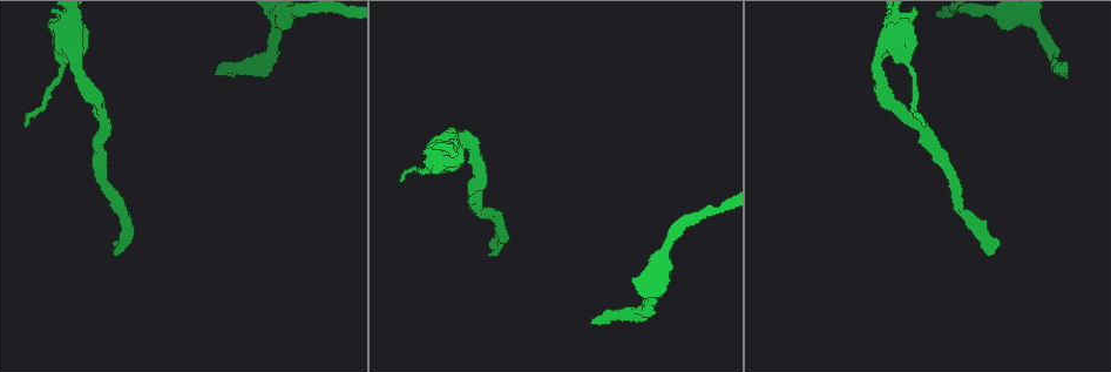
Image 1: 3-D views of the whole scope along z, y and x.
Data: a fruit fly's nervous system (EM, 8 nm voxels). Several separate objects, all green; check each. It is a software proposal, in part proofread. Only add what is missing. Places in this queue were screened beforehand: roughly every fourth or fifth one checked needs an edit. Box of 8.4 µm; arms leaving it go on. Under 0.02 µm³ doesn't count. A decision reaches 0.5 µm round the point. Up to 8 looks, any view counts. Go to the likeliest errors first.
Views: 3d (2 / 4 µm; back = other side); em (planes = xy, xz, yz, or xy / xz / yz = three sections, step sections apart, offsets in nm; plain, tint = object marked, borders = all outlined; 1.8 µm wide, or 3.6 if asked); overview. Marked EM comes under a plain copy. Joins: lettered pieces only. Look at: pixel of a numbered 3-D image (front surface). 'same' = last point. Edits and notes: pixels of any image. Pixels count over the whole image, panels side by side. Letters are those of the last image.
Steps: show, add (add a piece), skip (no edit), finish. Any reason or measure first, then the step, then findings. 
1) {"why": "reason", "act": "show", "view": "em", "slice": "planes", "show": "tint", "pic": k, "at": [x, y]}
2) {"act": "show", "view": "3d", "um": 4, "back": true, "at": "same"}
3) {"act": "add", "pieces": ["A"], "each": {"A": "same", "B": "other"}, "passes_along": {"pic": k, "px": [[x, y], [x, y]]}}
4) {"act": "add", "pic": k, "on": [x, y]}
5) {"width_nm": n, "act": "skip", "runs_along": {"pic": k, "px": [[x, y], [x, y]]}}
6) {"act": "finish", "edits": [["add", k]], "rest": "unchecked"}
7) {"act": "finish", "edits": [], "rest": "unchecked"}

{"why": "free end", "act": "show", "view": "3d", "um": 4, "pic": 1, "at": [215, 73]}

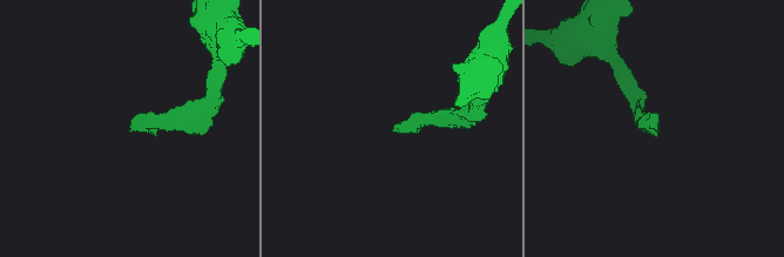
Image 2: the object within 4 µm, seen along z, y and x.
{"act": "show", "view": "em", "slice": "planes", "show": "tint", "pic": 2, "at": [129, 126]}

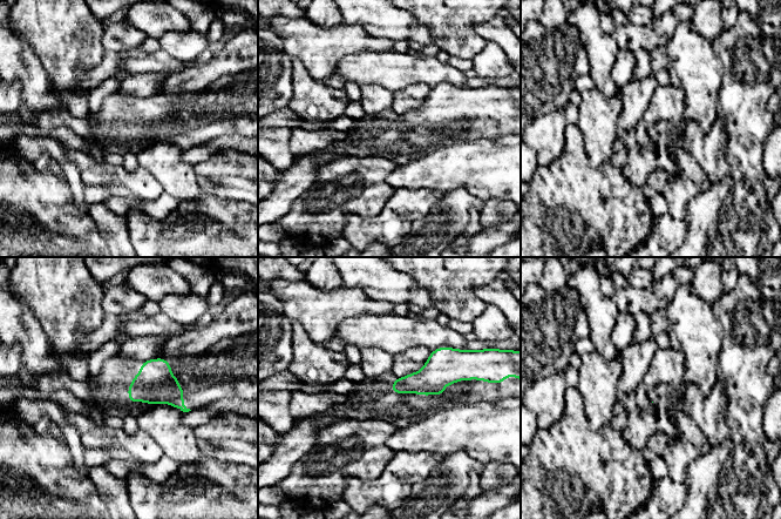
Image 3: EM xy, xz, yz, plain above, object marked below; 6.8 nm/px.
{"act": "show", "view": "em", "slice": "planes", "show": "borders", "at": "same"}

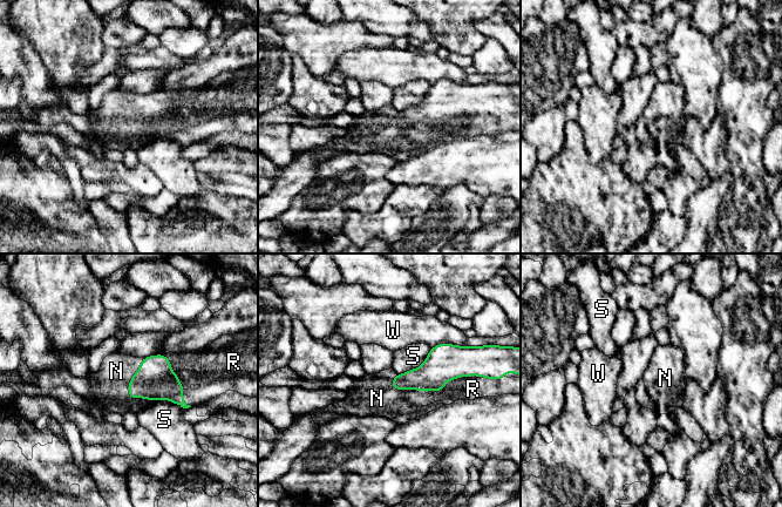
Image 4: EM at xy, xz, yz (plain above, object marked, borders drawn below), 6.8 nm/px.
{"longest_contact_nm": ["N", 300], "act": "add", "pieces": ["N", "R"], "each": {"N": "same", "R": "same", "S": "other", "W": "other"}, "found": "it goes on there"}

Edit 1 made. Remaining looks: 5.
{"why": "redraw", "act": "show", "view": "overview"}

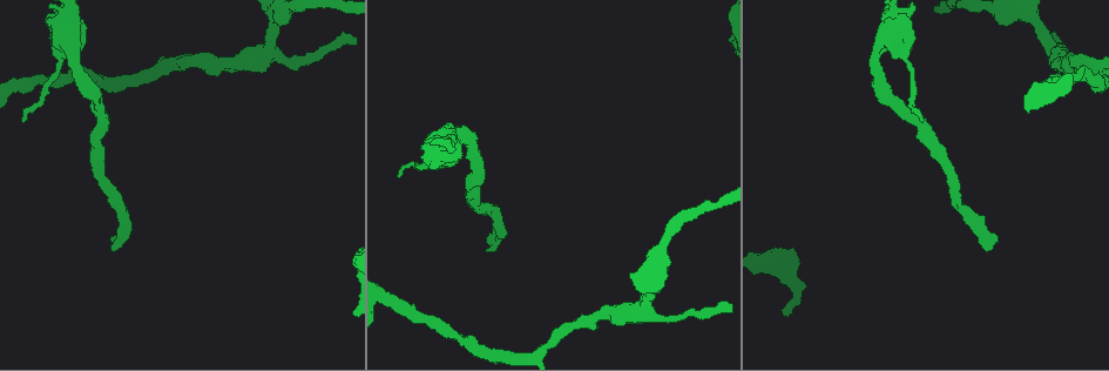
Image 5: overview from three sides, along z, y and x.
{"why": "thick turns thin", "act": "show", "view": "em", "um": 3.6, "slice": "planes", "show": "borders", "pic": 5, "at": [886, 41]}

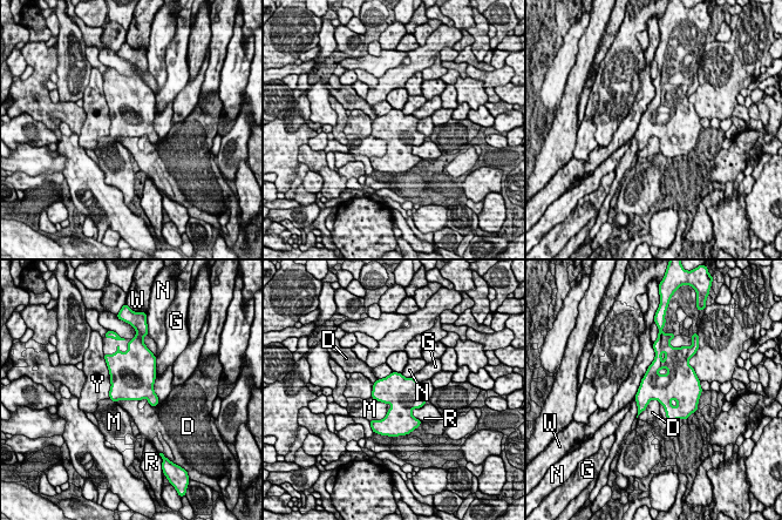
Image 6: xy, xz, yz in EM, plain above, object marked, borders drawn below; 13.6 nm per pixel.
{"act": "skip", "each": {"D": "other", "G": "other", "M": "other", "N": "other", "R": "other", "W": "other", "Y": "other"}, "border": {"pic": 6, "px": [[660, 403], [652, 399], [637, 417]]}, "found": "no lettered piece goes on from it"}

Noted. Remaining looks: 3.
{"act": "finish", "edits": [["add", 4]], "rest": "unchecked"}

